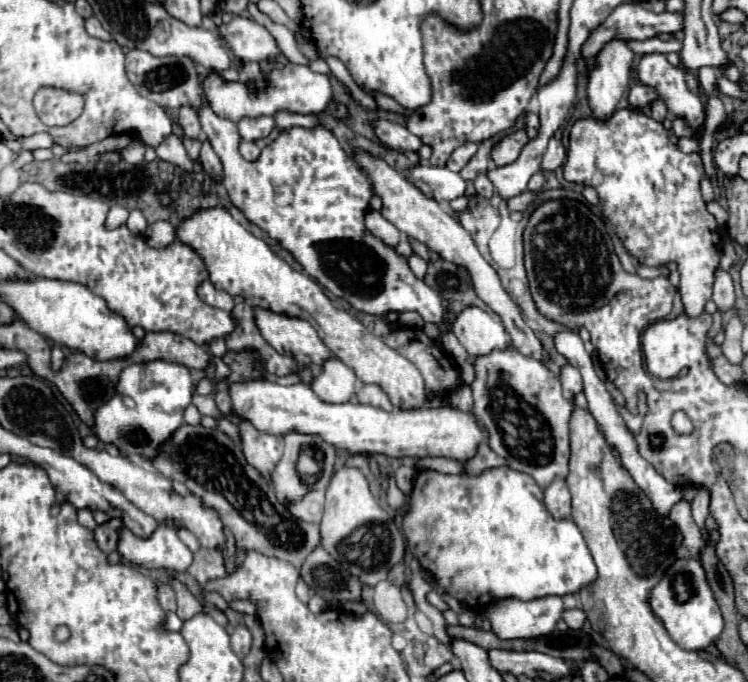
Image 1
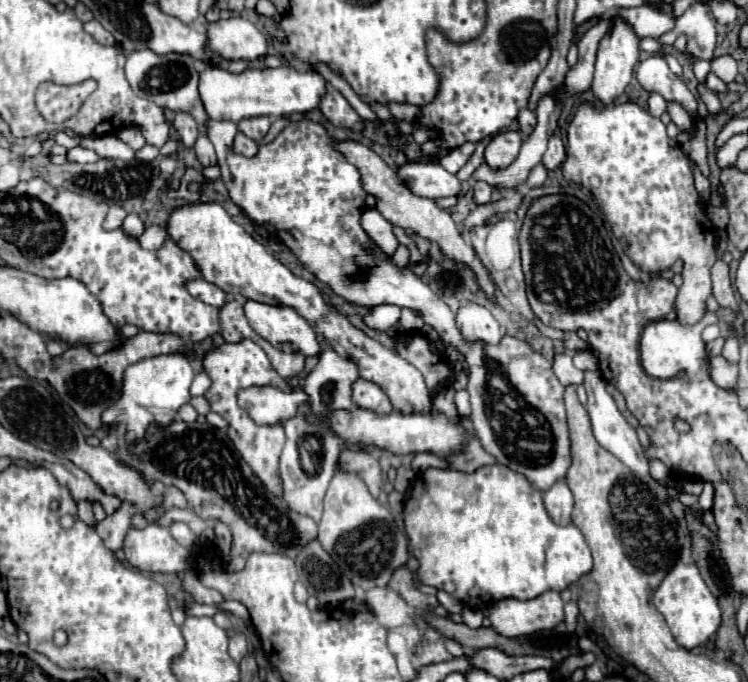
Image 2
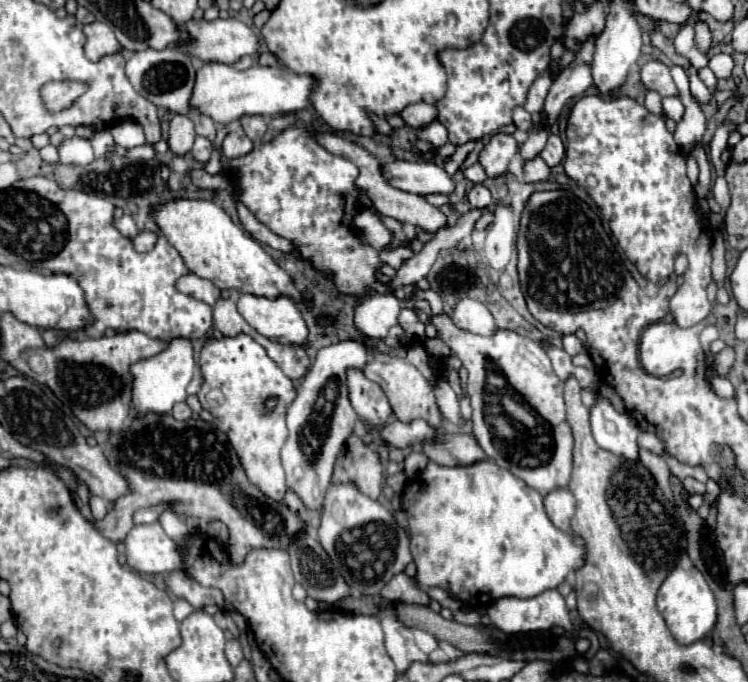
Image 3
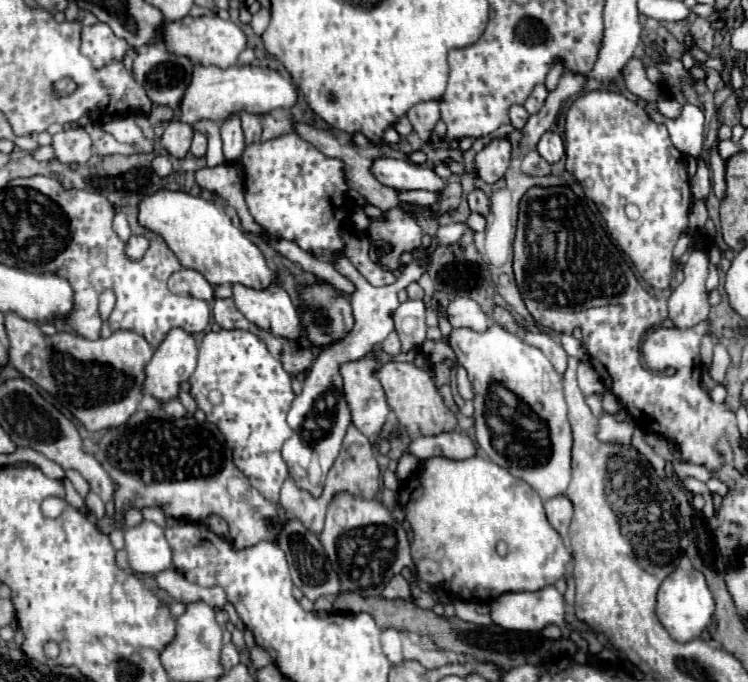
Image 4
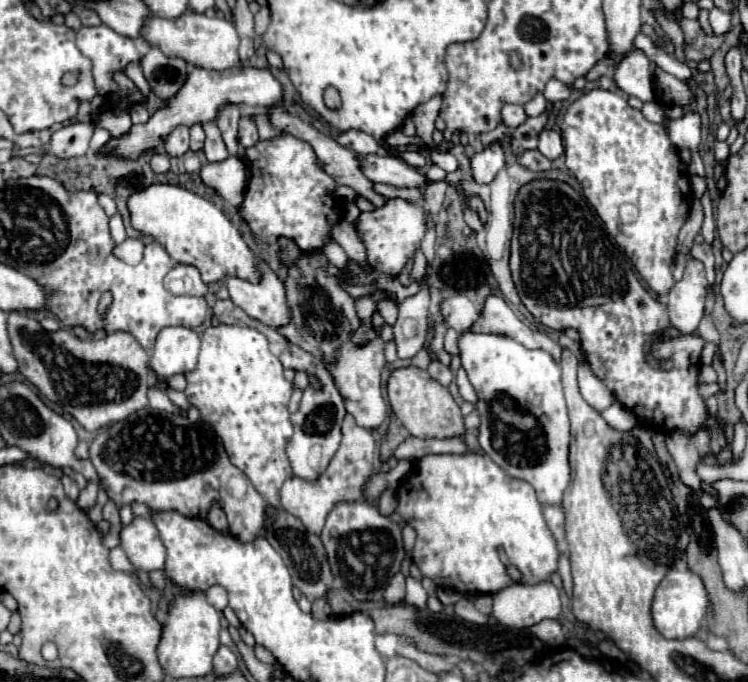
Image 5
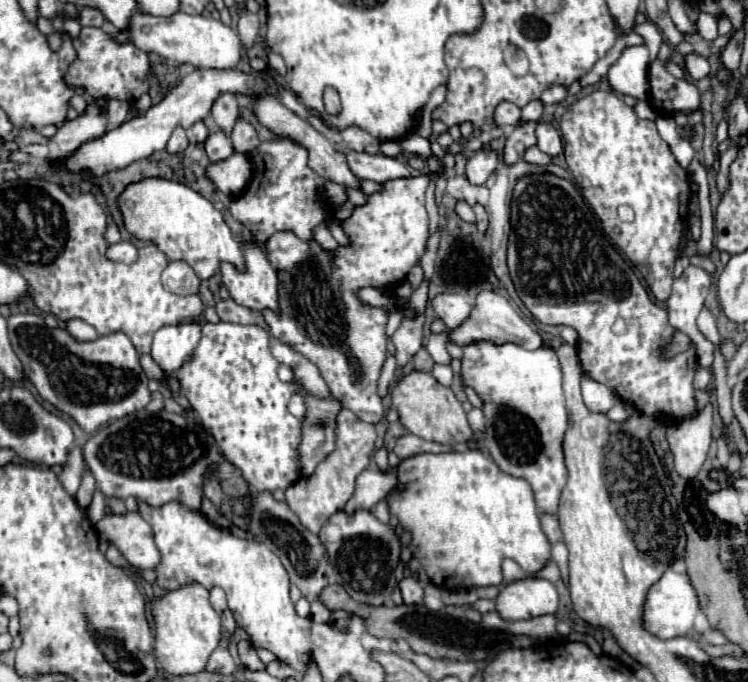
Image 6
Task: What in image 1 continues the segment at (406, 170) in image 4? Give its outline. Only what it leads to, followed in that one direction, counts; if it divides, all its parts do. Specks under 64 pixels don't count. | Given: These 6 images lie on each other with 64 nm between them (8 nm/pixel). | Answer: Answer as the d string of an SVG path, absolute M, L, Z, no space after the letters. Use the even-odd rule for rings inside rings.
M422 162L408 170L408 178L424 196L436 200L436 202L448 202L458 196L464 196L466 182L460 178L460 174L450 172L444 166L432 166L428 162Z

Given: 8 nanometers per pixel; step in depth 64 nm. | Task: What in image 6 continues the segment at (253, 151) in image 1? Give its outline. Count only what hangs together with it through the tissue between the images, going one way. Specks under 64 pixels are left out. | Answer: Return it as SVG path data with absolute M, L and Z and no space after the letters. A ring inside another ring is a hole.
M220 96L220 100L216 100L216 104L212 106L212 116L214 116L214 122L226 134L230 134L234 122L238 120L238 102L236 102L236 96Z

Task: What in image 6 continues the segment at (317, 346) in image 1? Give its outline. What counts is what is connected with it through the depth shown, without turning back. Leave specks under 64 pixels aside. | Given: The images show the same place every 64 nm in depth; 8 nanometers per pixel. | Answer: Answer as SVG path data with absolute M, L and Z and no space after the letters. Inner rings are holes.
M242 242L242 252L244 252L244 264L246 264L244 272L240 272L238 268L232 268L232 264L220 264L220 276L226 288L230 290L230 296L238 304L250 310L258 310L258 312L262 312L264 308L278 310L278 276L270 266L264 250L256 242Z

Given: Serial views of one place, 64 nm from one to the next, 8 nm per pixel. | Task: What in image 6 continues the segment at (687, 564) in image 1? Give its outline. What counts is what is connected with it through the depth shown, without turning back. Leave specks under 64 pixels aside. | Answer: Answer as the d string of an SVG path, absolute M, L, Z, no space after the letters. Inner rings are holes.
M664 572L662 578L656 584L652 584L652 588L648 590L648 596L644 600L642 620L644 628L652 632L656 638L676 638L684 636L692 628L696 612L698 612L698 596L688 578L676 572Z

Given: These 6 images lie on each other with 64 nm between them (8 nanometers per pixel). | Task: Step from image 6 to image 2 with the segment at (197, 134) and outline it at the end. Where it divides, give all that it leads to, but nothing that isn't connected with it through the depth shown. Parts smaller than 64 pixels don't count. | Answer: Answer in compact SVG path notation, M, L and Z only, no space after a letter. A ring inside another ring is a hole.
M200 134L196 144L194 144L194 152L196 152L196 158L200 160L202 166L212 166L216 164L216 152L212 148L212 142L208 140L206 134Z

